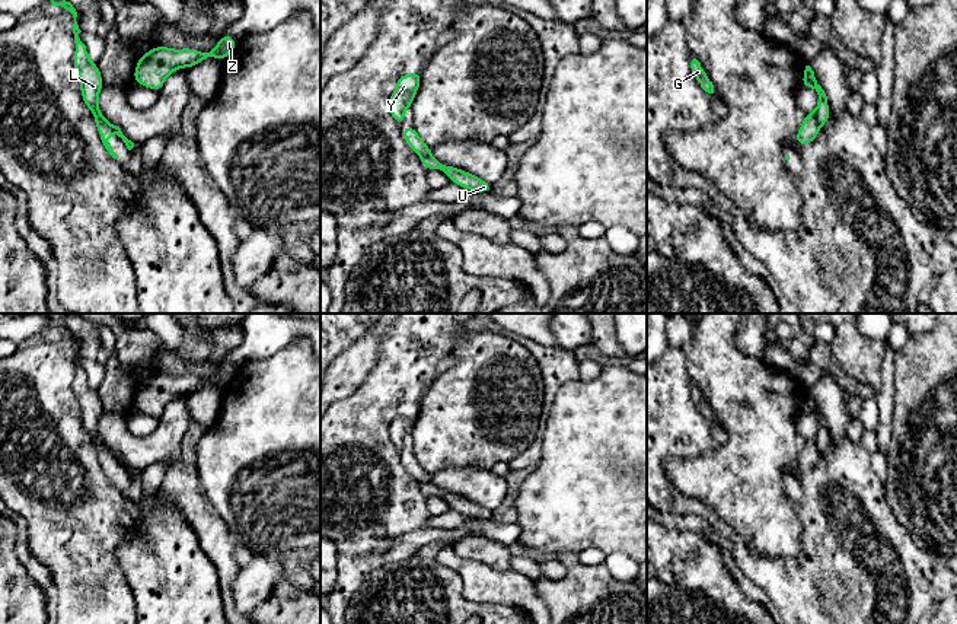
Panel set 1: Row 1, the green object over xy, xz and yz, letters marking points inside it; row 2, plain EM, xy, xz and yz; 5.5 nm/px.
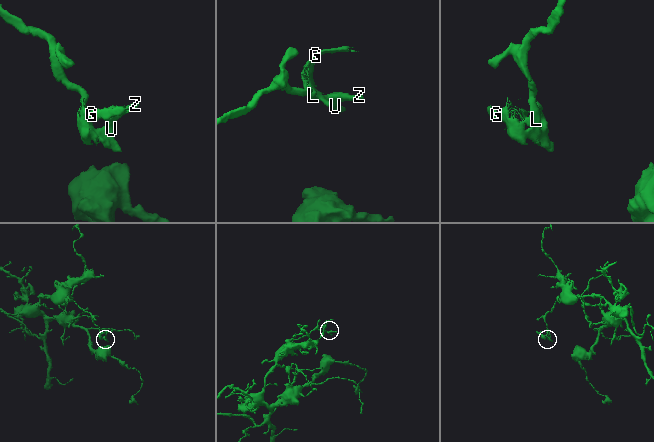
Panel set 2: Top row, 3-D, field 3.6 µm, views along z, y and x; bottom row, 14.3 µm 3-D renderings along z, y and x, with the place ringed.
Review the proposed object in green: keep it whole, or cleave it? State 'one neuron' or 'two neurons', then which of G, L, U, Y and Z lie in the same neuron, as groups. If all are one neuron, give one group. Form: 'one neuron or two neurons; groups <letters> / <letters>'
two neurons; groups G Y / L U Z

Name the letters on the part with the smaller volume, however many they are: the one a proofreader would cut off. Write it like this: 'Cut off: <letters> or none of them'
Cut off: G, Y

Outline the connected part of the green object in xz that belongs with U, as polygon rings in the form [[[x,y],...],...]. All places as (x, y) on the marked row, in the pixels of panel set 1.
[[[431,155],[428,156],[421,156],[421,165],[427,169],[438,169],[441,172],[444,172],[452,182],[454,182],[456,185],[466,188],[469,191],[473,192],[492,192],[492,184],[469,173],[465,172],[463,169],[450,166],[450,165],[444,165],[441,162],[438,162],[437,159],[434,159]]]

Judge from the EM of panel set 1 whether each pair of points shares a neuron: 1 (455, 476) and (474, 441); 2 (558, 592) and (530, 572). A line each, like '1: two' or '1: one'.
1: two
2: two

